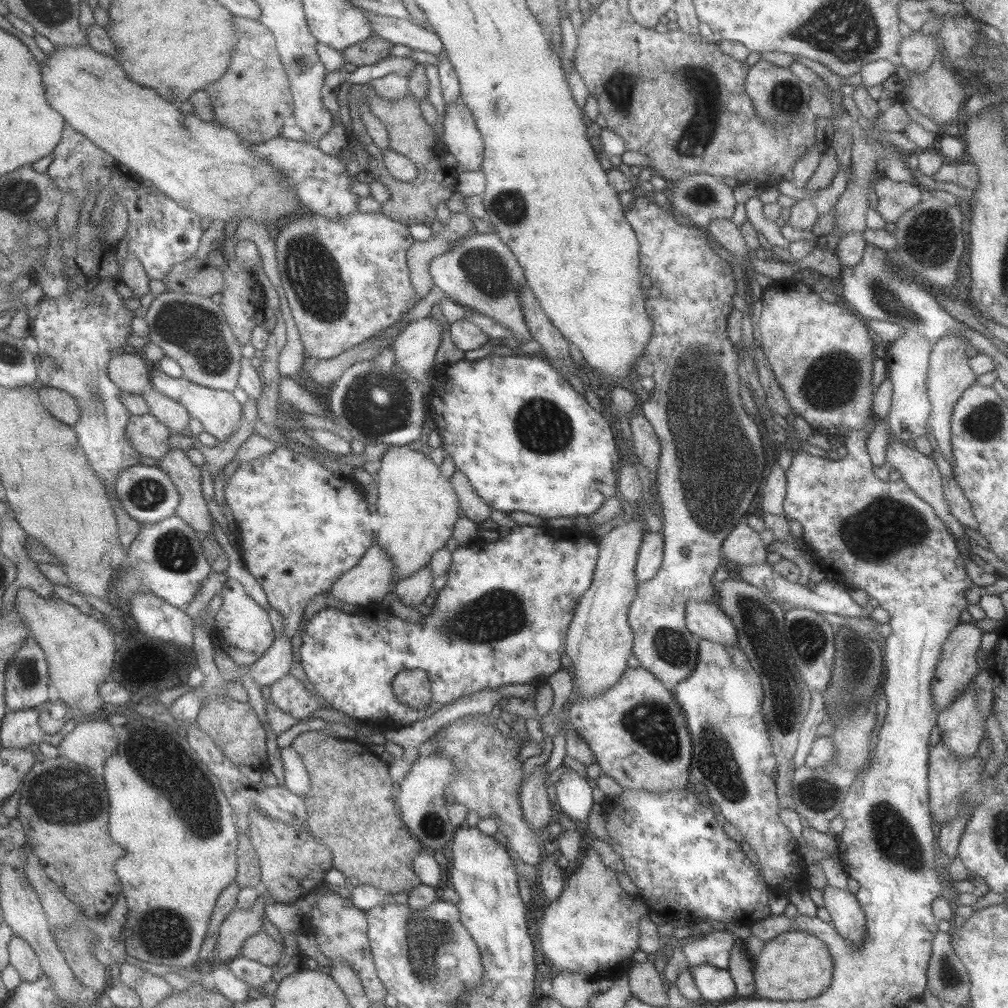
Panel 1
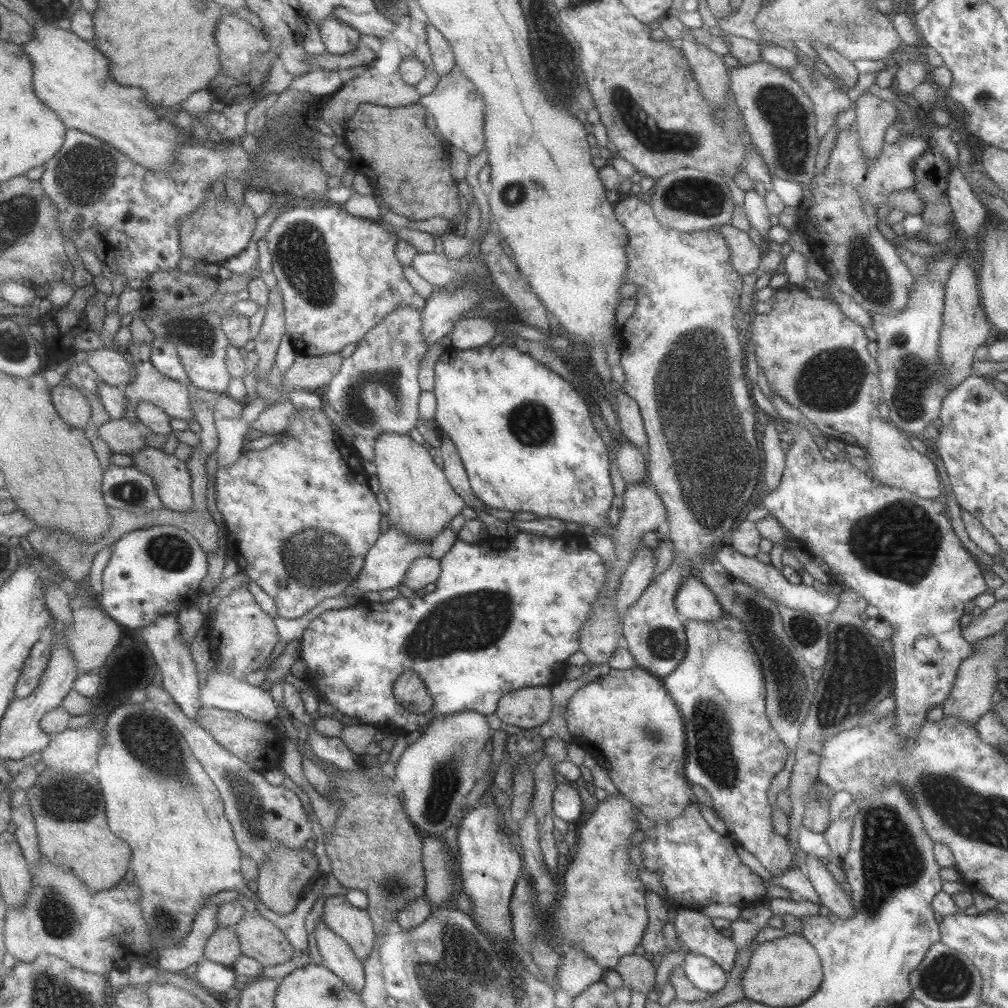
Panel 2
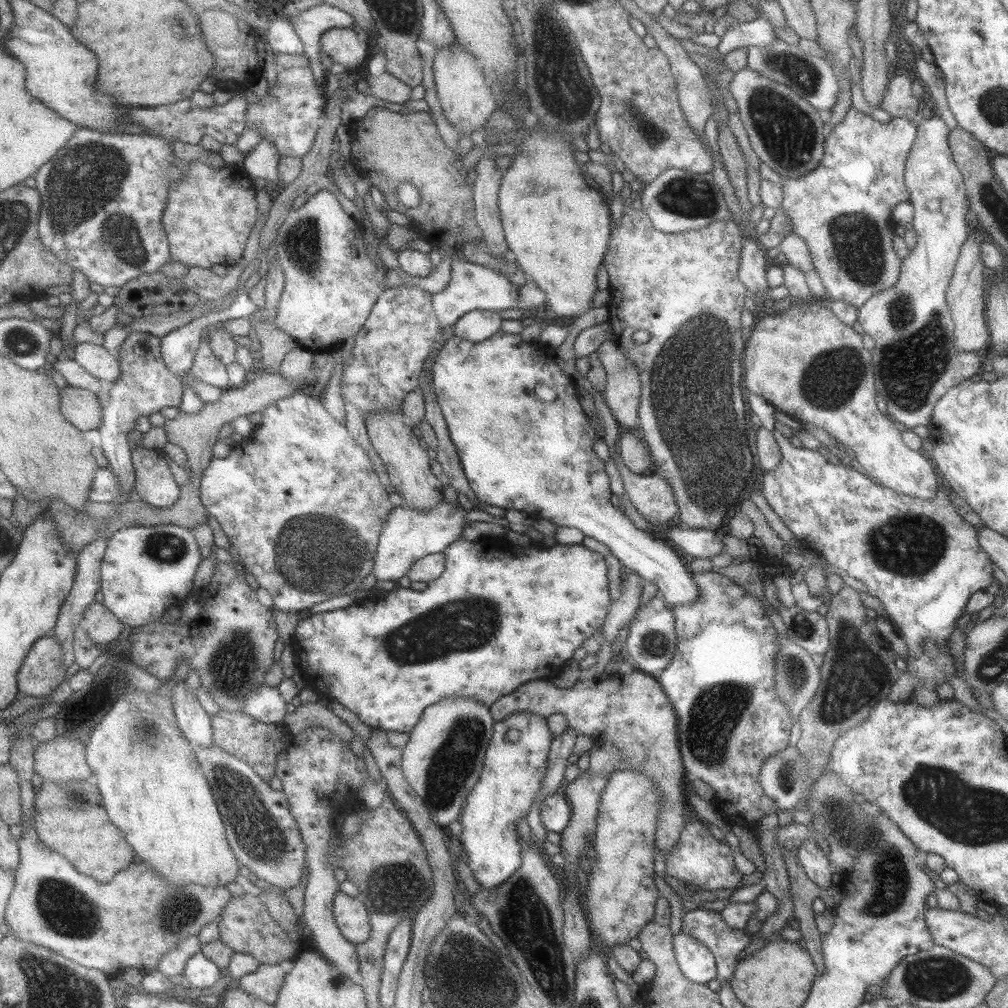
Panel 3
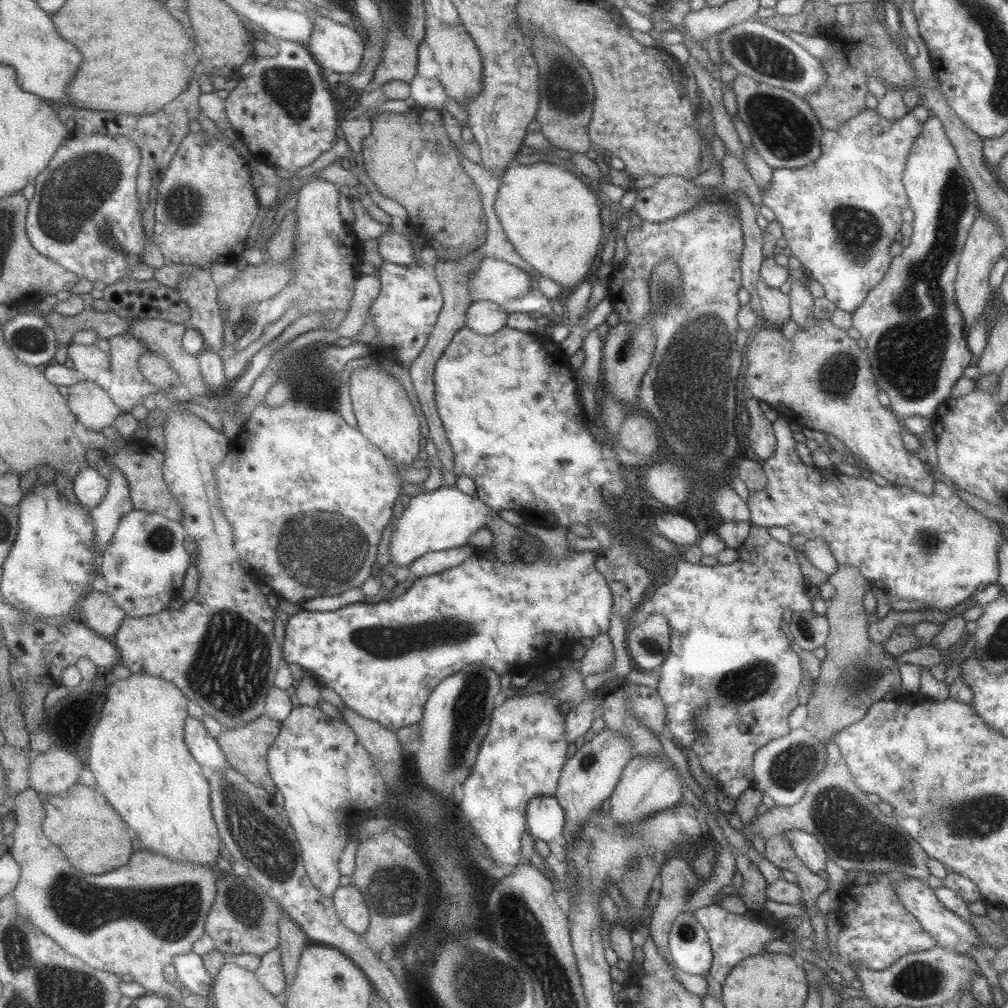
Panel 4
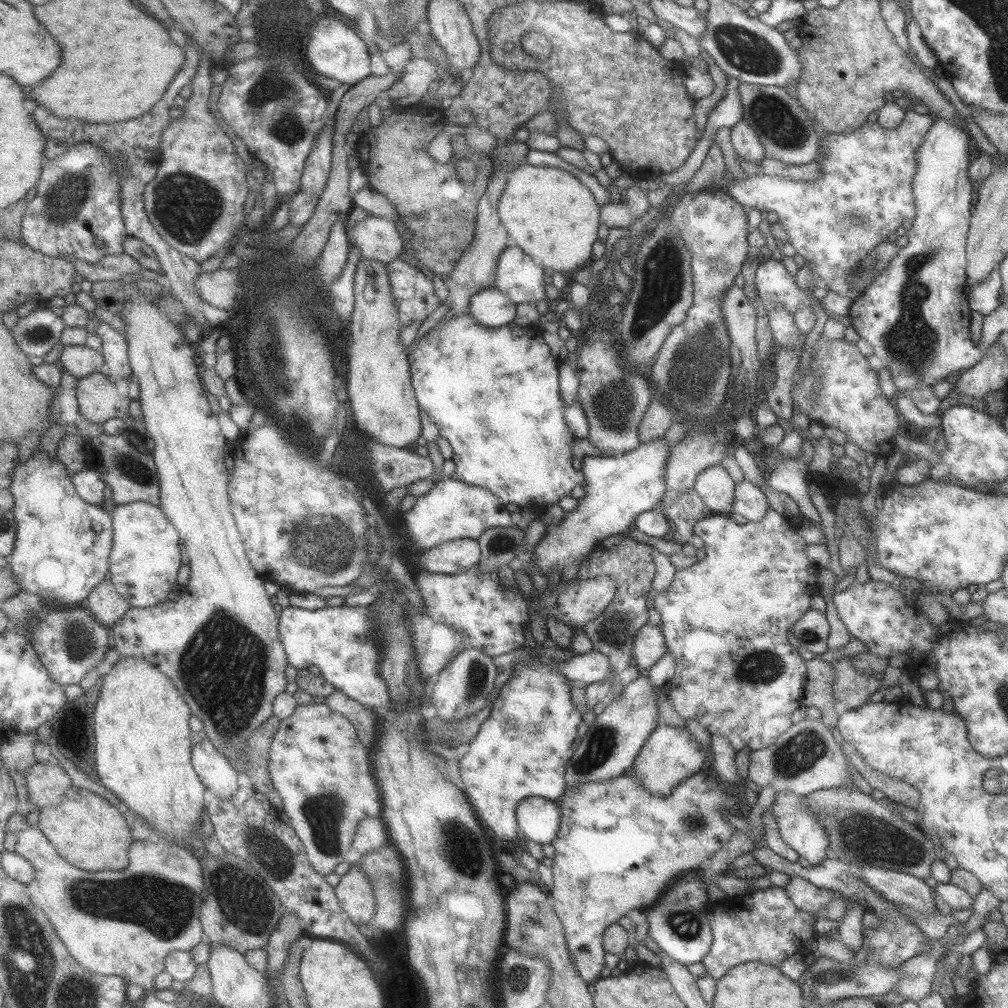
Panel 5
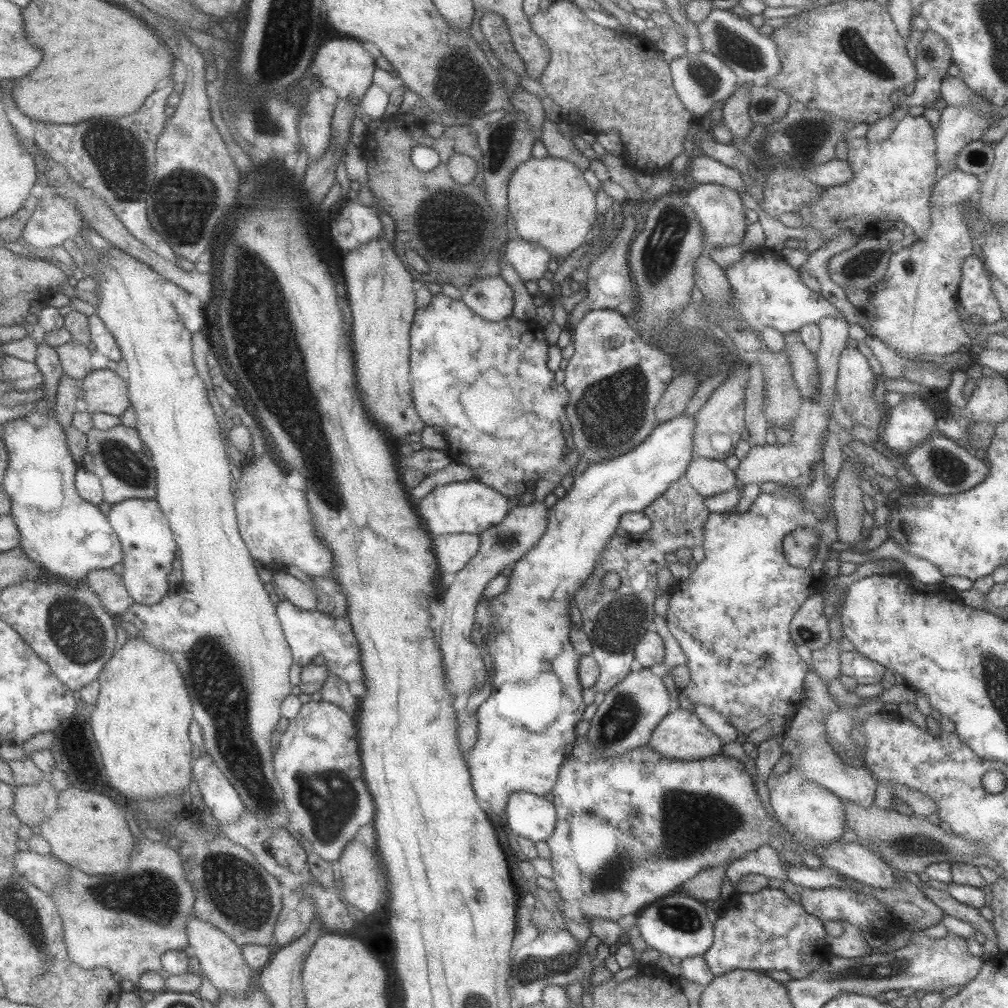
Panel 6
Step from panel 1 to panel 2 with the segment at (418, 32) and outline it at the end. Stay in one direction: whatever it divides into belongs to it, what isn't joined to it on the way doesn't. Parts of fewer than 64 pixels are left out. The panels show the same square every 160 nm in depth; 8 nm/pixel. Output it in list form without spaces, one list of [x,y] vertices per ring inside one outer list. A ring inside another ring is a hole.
[[[337,6],[330,12],[339,22],[346,24],[359,32],[369,36],[384,36],[395,28],[395,21],[389,20],[377,11],[368,13],[353,13],[344,7]]]

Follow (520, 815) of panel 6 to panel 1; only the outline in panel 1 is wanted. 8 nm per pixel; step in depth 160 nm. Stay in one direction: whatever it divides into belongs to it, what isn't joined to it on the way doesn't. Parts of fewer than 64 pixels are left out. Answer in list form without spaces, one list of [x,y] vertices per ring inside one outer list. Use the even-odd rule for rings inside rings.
[[[565,767],[559,780],[555,783],[557,806],[561,814],[572,820],[588,824],[587,817],[593,800],[591,789],[586,779],[575,773],[573,769]]]

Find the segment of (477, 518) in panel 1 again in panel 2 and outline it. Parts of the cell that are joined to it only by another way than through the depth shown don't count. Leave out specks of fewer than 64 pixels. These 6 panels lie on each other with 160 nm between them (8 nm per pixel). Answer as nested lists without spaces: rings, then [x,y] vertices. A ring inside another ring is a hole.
[[[440,431],[439,454],[443,461],[441,471],[446,476],[451,488],[466,502],[466,506],[483,510],[483,503],[473,494],[468,483],[468,476],[463,469],[461,460],[451,439]]]

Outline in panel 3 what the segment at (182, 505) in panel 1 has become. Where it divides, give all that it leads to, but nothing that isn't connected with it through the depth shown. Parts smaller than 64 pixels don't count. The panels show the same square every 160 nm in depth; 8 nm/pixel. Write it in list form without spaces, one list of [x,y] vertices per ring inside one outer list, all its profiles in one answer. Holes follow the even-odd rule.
[[[137,447],[130,453],[135,474],[134,498],[155,508],[167,508],[175,504],[180,487],[175,483],[161,451]],[[145,460],[149,460],[151,466],[145,466]]]

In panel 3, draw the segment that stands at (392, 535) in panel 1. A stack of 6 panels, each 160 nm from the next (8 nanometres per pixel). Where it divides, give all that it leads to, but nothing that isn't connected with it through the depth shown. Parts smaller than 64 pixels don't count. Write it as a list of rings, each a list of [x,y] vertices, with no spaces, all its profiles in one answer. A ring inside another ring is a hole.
[[[375,411],[364,418],[364,425],[370,444],[385,466],[390,485],[403,499],[403,507],[423,509],[434,507],[441,499],[443,481],[431,473],[430,458],[419,445],[414,428],[401,421],[403,414],[395,411]]]

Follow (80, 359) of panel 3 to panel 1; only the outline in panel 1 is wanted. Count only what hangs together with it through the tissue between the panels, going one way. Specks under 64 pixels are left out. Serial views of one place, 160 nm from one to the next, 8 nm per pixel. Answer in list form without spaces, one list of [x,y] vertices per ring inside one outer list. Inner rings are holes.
[[[119,354],[109,358],[107,377],[121,391],[140,395],[147,386],[151,387],[149,368],[140,354]]]

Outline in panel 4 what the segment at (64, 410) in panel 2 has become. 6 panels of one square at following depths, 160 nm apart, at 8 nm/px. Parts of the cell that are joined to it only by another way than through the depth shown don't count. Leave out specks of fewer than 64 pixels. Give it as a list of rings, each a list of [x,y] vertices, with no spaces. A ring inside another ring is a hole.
[[[81,380],[69,386],[66,404],[77,422],[98,433],[103,427],[111,426],[115,418],[122,414],[107,392],[93,380]]]

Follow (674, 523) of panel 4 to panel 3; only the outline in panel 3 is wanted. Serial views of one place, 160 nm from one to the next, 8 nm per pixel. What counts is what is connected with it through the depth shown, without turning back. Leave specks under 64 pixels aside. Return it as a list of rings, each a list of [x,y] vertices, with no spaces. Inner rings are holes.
[[[675,525],[667,529],[668,543],[677,551],[697,558],[711,558],[723,548],[720,538],[713,531]]]

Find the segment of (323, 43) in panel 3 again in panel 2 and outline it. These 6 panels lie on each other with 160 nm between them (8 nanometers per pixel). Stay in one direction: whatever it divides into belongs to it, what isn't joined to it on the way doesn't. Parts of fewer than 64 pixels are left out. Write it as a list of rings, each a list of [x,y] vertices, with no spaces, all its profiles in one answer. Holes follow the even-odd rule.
[[[334,16],[321,21],[318,34],[325,51],[331,54],[347,54],[360,45],[359,32],[339,22]]]

